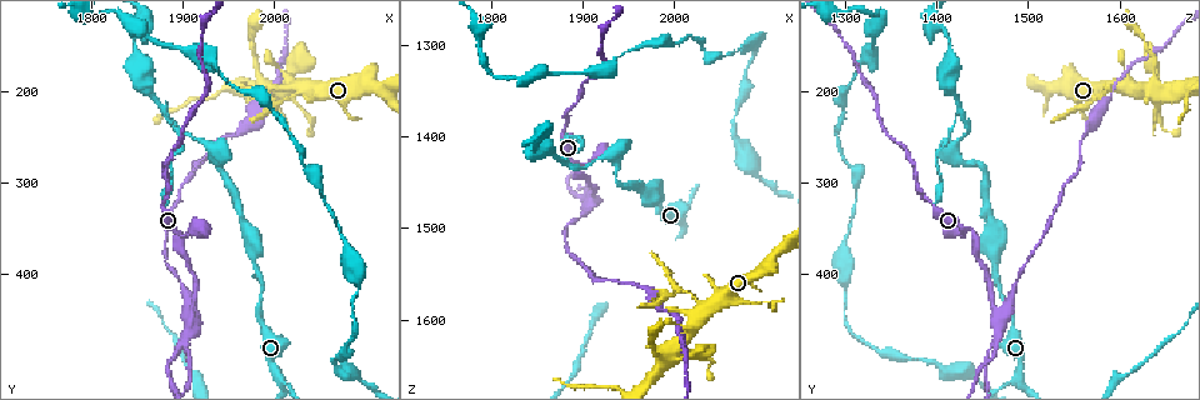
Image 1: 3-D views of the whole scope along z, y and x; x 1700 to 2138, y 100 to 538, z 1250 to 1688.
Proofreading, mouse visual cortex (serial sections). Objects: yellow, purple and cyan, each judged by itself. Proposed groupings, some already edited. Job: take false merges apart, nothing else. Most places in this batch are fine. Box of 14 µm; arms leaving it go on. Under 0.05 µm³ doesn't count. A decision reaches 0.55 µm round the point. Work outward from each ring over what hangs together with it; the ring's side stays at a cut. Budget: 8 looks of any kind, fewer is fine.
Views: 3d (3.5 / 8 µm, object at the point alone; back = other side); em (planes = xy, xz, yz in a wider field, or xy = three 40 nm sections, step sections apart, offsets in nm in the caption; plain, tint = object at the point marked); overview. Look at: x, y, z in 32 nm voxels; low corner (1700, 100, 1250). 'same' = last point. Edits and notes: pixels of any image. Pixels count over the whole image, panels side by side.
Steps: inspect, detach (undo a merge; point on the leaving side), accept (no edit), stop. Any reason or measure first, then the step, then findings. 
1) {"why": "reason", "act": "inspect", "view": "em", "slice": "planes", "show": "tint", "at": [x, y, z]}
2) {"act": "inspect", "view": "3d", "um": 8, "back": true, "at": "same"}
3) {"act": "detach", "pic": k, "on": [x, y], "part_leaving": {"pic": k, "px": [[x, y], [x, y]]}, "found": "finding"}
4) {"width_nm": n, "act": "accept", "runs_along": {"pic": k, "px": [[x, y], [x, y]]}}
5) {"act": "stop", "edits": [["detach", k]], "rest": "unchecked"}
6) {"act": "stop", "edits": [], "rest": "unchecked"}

{"why": "abrupt turn", "act": "inspect", "view": "3d", "um": 3.5, "at": [1940, 270, 1415]}

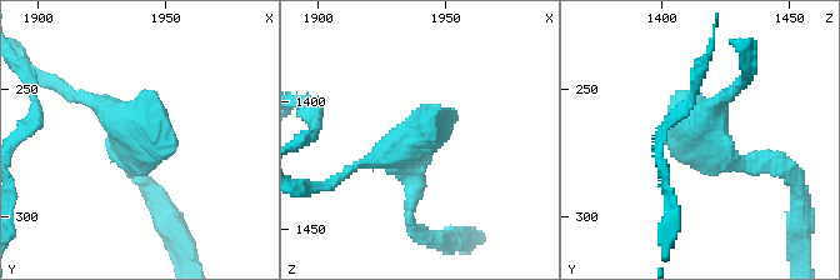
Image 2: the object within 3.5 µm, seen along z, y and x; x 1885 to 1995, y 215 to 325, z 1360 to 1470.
{"act": "accept", "runs_along": {"pic": 2, "px": [[788, 171], [710, 144], [726, 98]]}, "found": "one cell here"}

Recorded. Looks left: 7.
{"why": "arms part here", "act": "inspect", "view": "3d", "um": 3.5, "at": [1880, 225, 1430]}

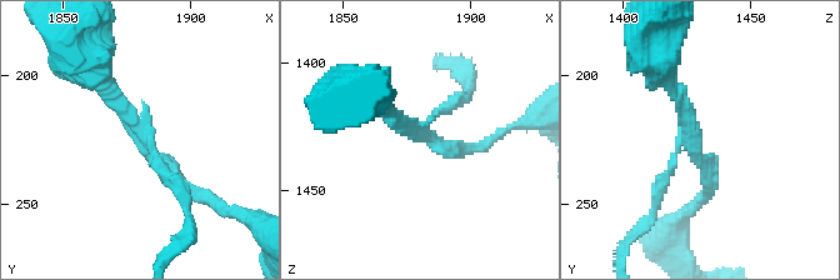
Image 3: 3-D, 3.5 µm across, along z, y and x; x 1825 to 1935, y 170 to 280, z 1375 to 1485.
{"arm_widths_nm": [150, 200, 200], "act": "accept", "found": "continuous, no second cell"}

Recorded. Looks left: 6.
{"why": "a fork", "act": "inspect", "view": "3d", "um": 8, "at": [2010, 210, 1565]}

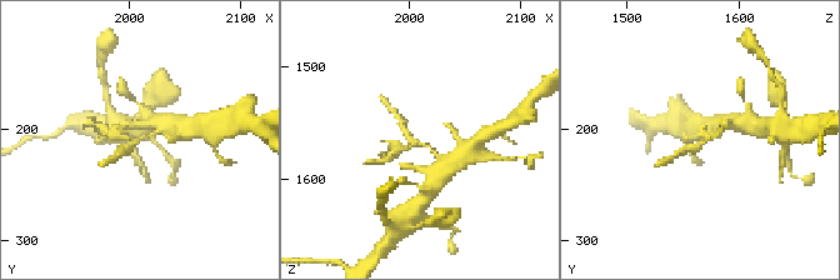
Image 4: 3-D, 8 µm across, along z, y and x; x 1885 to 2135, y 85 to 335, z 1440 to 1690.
{"why": "shape alone is not enough", "act": "inspect", "view": "em", "slice": "xy", "step": 2, "show": "tint", "at": [2006, 212, 1566]}

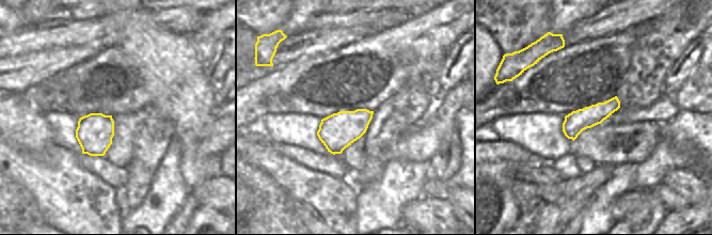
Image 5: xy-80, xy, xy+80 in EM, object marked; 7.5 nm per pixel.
{"act": "accept", "runs_along": {"pic": 5, "px": [[615, 99], [567, 132]]}, "found": "continuous, no second cell"}

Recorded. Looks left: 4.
{"act": "stop", "edits": [], "rest": "unchecked"}

